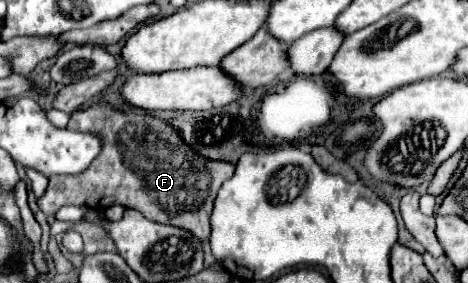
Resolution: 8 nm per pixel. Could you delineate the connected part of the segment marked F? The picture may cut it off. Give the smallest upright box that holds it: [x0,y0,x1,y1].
[38,70,234,242]

